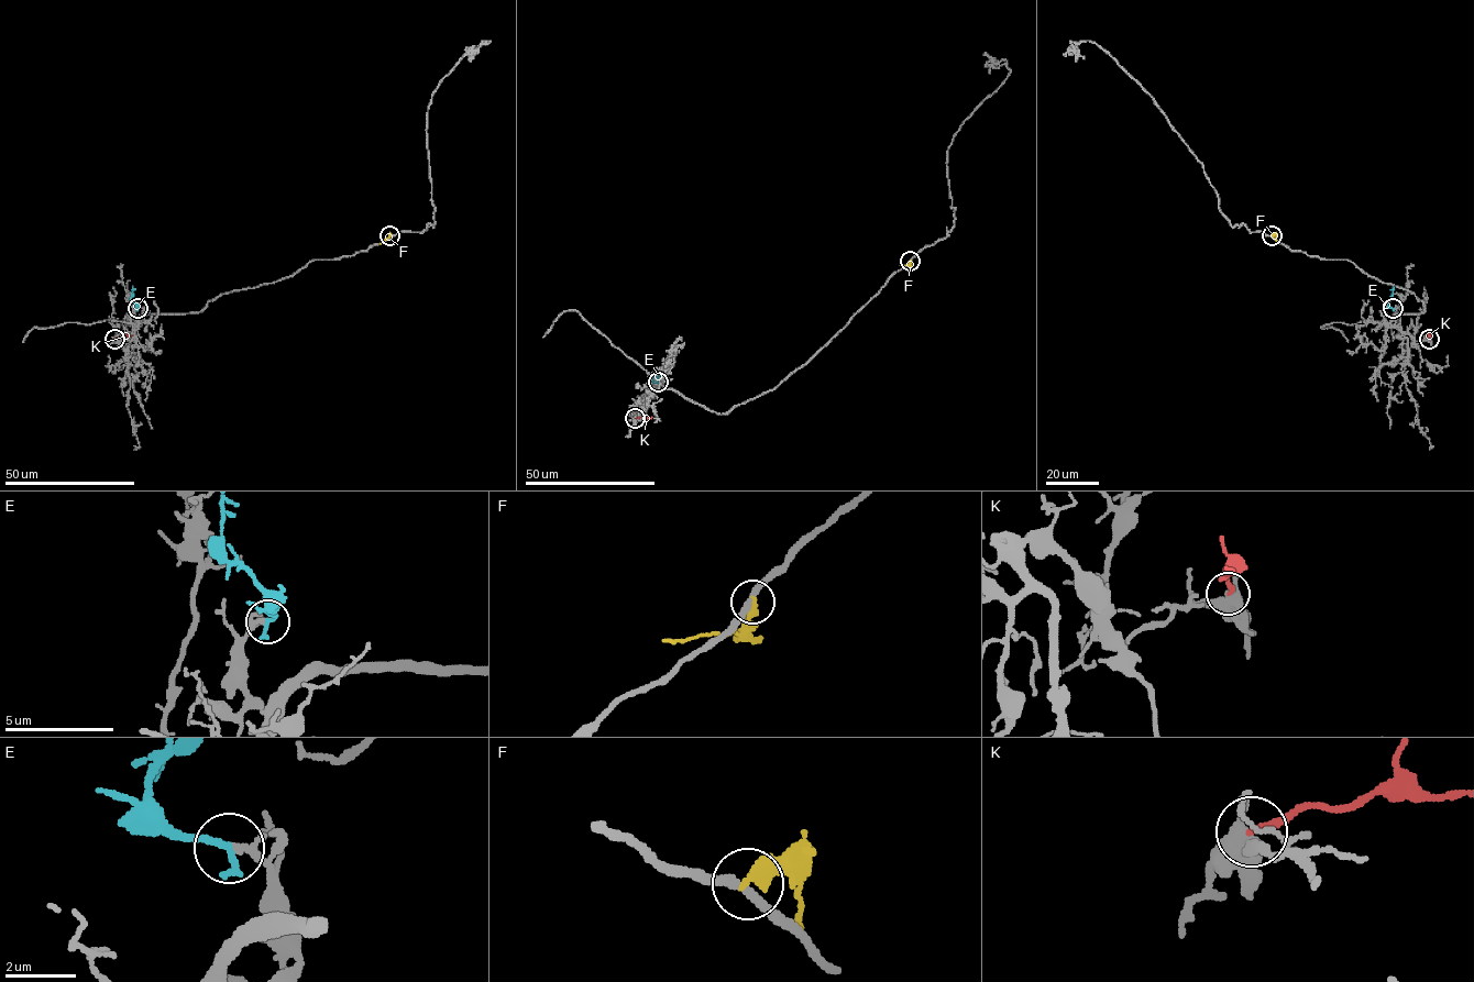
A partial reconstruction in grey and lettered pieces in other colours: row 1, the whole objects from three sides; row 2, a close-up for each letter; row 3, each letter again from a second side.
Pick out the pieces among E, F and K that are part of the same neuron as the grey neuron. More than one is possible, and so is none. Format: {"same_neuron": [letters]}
{"same_neuron": ["E"]}

